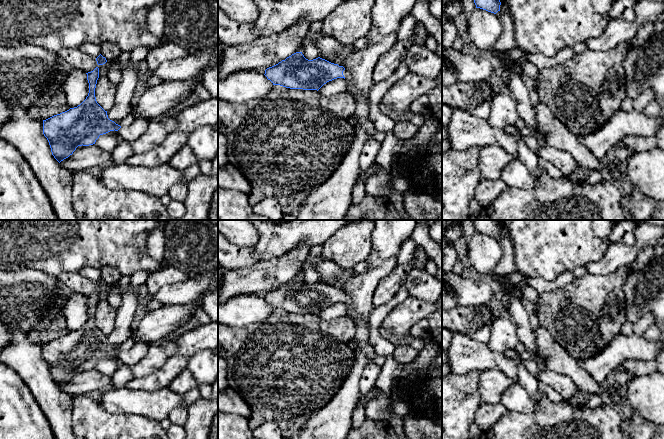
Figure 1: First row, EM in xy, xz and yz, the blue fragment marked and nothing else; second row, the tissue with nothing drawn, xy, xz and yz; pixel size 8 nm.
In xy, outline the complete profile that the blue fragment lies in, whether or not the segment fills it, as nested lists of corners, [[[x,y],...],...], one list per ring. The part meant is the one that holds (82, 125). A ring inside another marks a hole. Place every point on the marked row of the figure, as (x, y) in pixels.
[[[99,68],[86,74],[89,83],[86,99],[77,107],[43,120],[43,134],[59,163],[72,155],[78,146],[93,145],[100,135],[121,128],[108,118],[107,111],[96,101]]]

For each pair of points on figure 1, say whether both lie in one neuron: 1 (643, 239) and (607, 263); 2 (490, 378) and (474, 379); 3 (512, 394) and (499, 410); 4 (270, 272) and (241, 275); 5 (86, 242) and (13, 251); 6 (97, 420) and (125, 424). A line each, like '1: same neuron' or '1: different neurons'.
1: same neuron
2: different neurons
3: different neurons
4: same neuron
5: same neuron
6: same neuron

